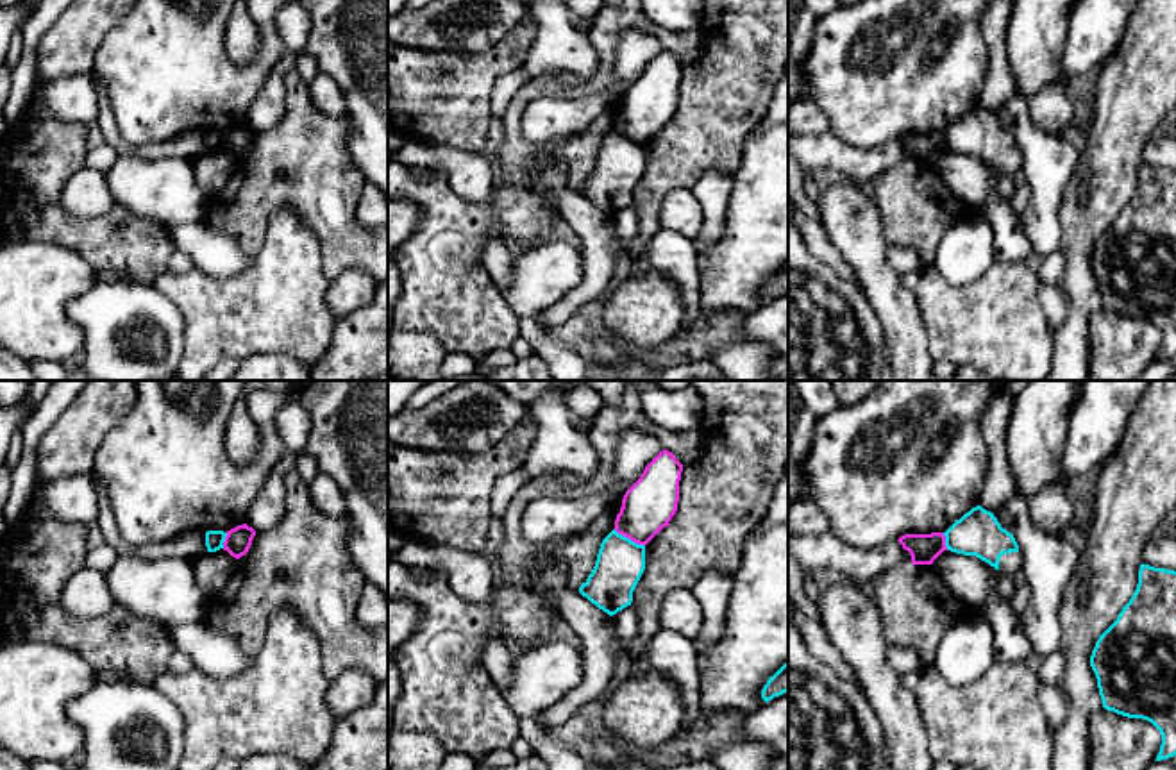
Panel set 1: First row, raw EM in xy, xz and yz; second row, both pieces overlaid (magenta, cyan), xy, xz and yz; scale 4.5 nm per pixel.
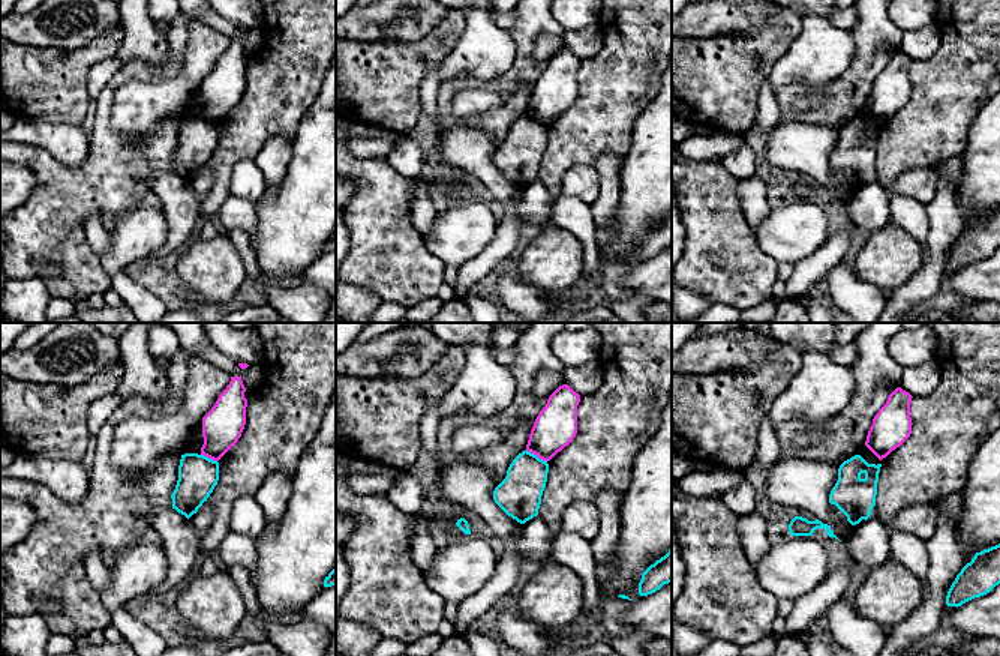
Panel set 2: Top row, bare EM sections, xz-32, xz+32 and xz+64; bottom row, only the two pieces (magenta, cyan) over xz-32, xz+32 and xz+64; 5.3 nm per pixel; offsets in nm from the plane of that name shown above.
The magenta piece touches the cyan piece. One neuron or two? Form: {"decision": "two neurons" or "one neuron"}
{"decision": "two neurons"}

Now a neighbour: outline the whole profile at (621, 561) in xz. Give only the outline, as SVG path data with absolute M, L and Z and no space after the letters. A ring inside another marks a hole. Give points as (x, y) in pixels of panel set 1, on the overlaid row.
M613 529L602 540L595 566L579 593L613 616L631 606L643 570L645 545L638 545Z

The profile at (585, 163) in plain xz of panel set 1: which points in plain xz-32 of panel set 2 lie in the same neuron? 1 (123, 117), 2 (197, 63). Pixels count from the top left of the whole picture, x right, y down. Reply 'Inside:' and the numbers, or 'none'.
Inside: none

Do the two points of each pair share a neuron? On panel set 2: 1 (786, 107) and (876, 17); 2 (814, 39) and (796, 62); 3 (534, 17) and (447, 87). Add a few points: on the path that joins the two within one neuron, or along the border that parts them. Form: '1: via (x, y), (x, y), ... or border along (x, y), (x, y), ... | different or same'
1: via (814, 89), (840, 89), (870, 59), (873, 50) | same
2: via (813, 45), (802, 56) | same
3: via (523, 48), (523, 65), (504, 84), (479, 84) | same

